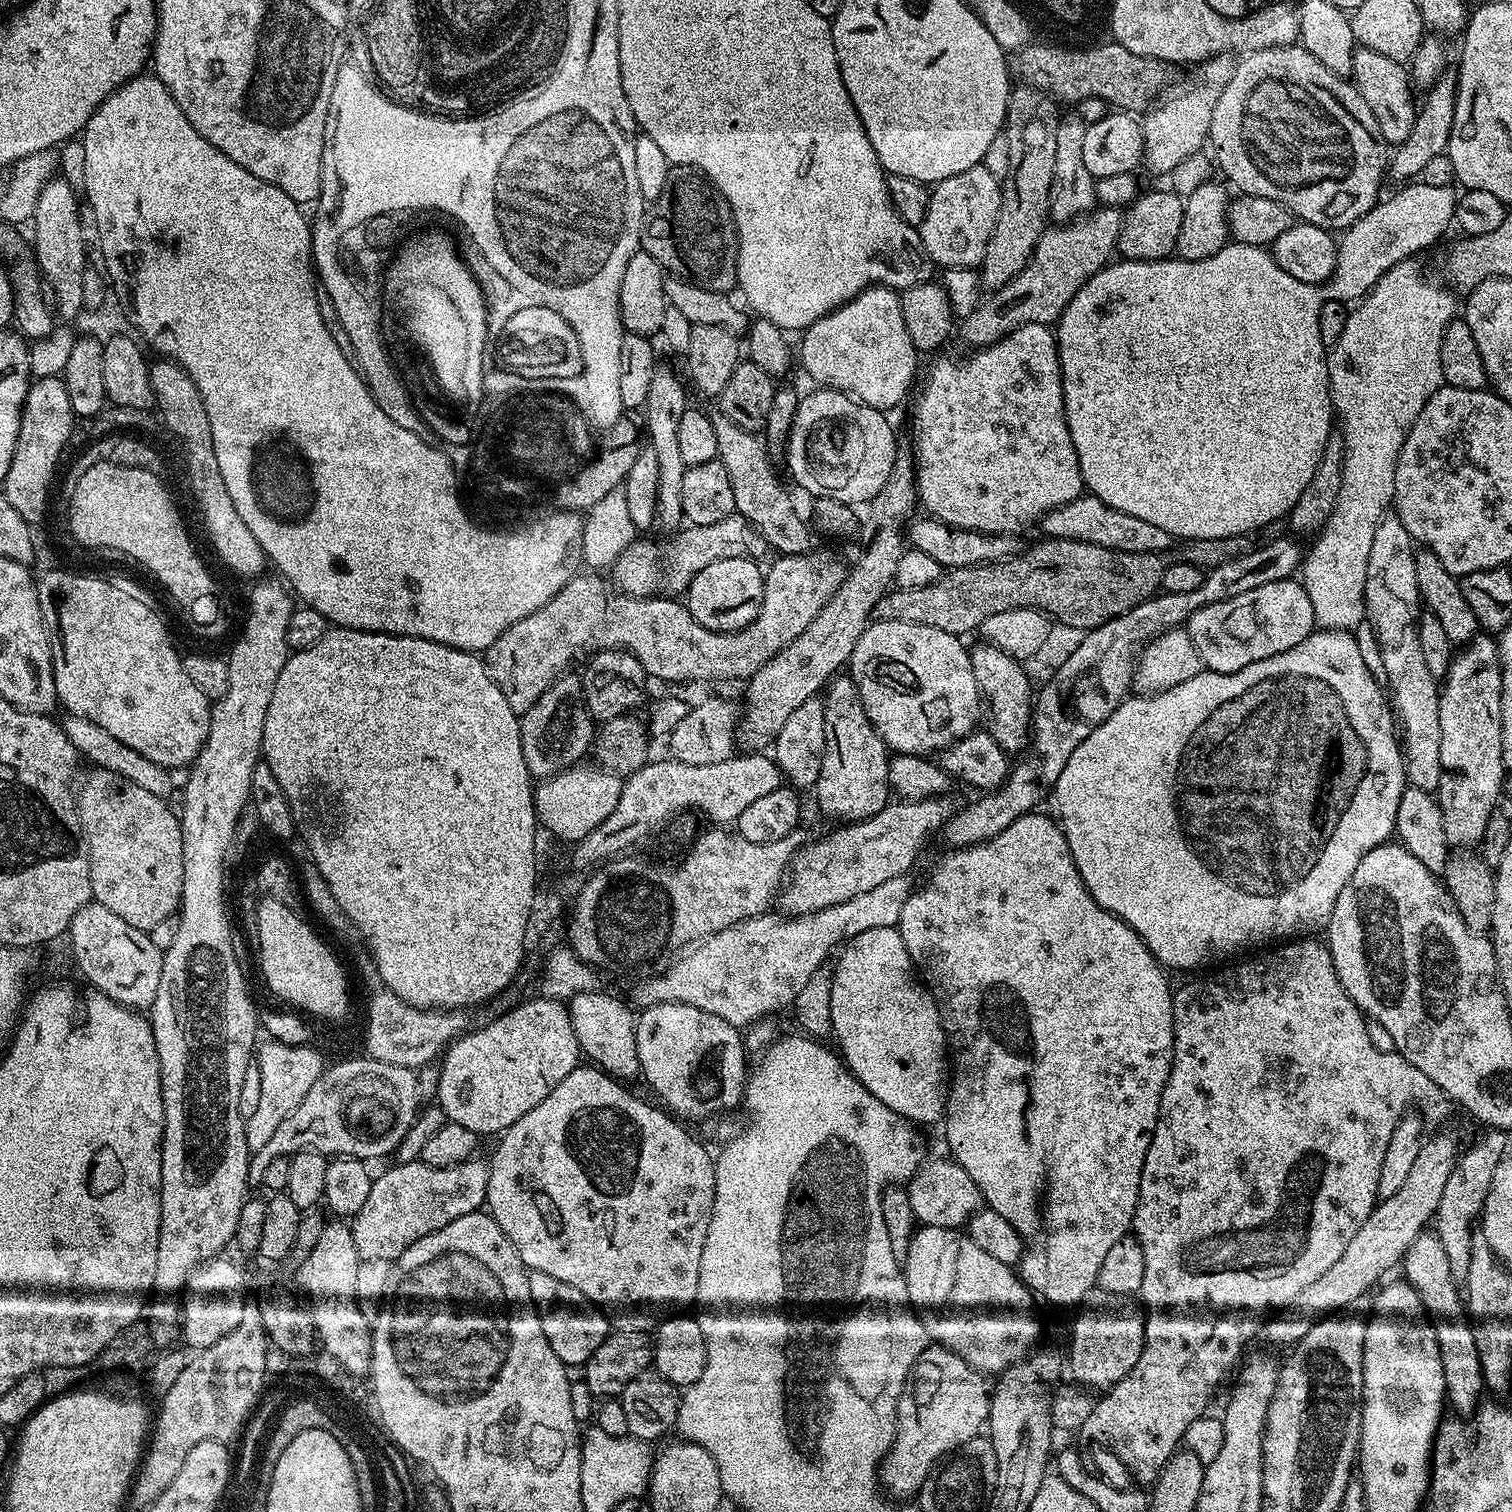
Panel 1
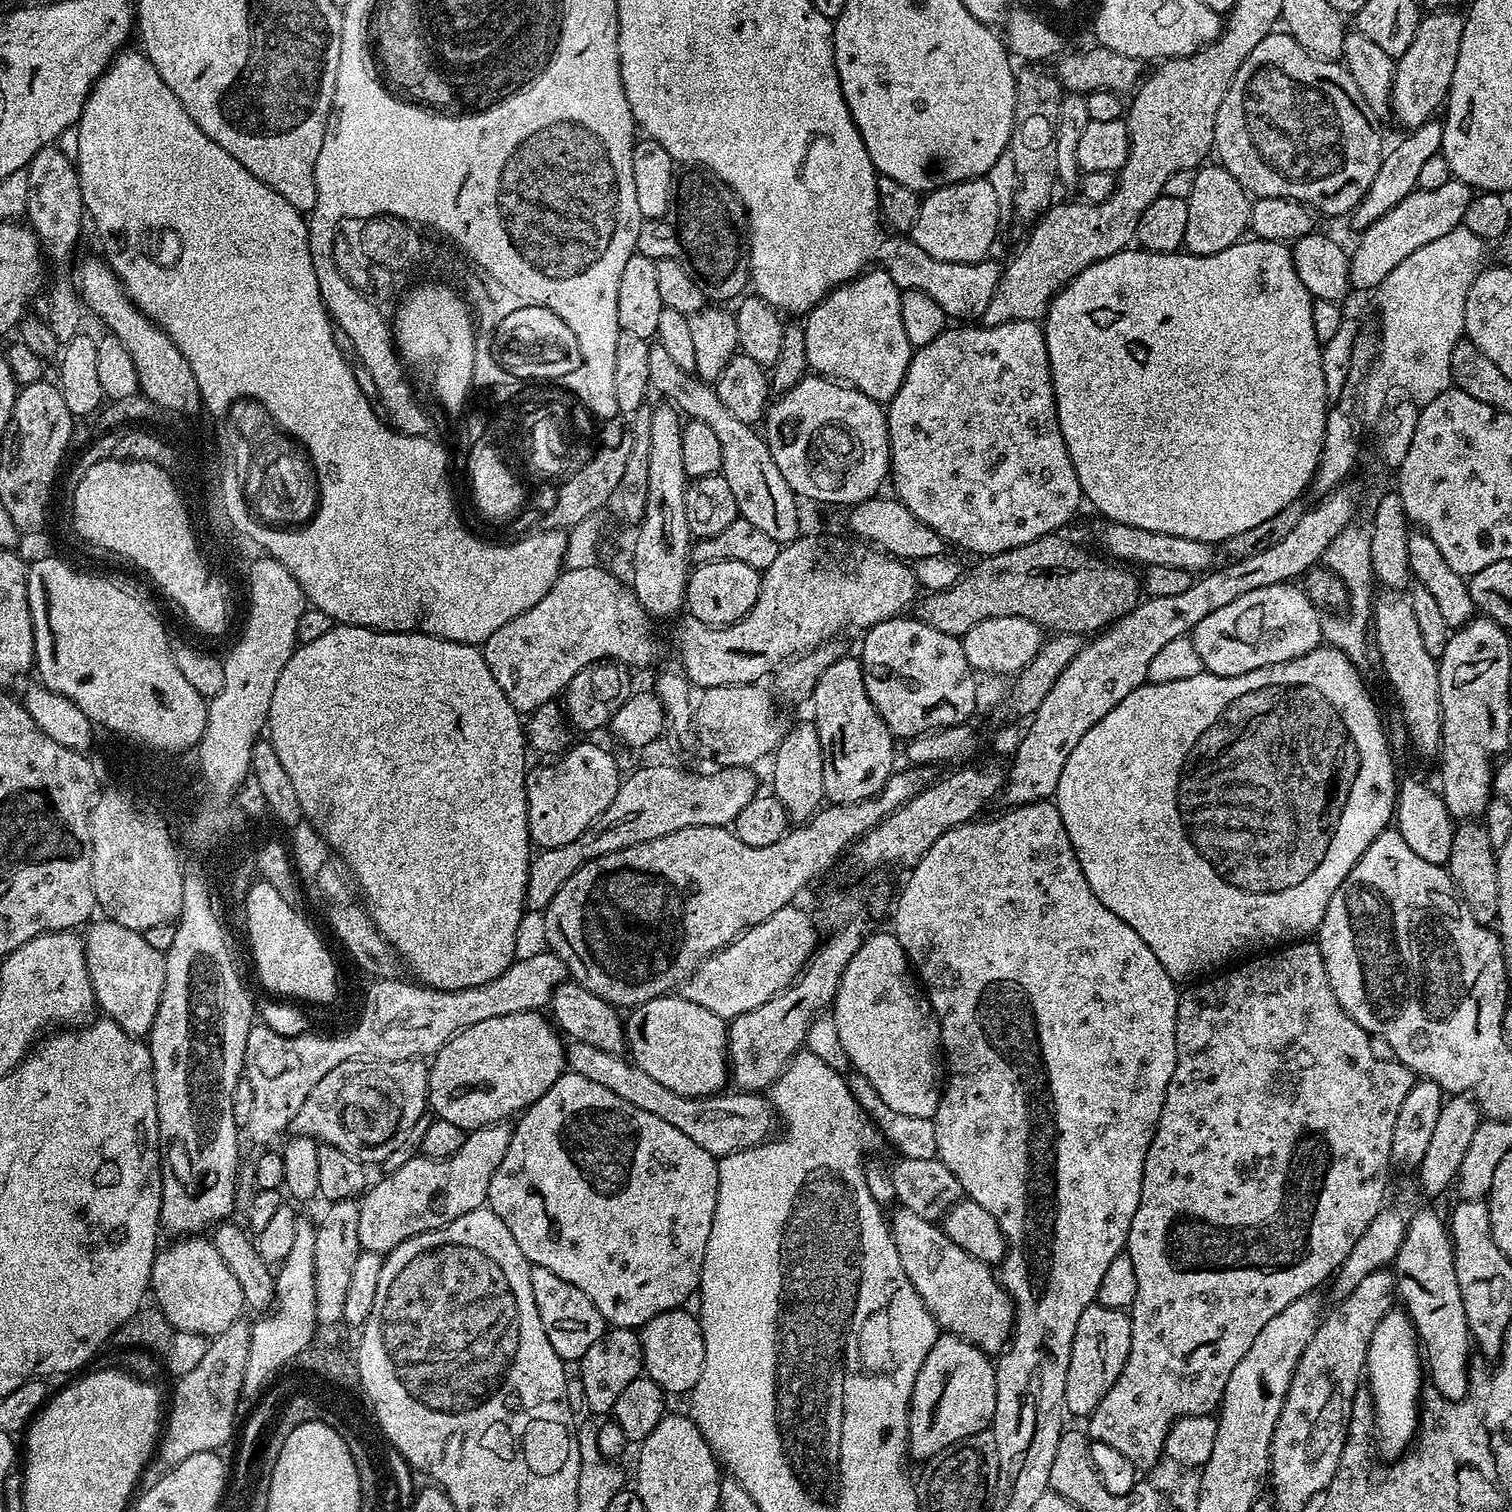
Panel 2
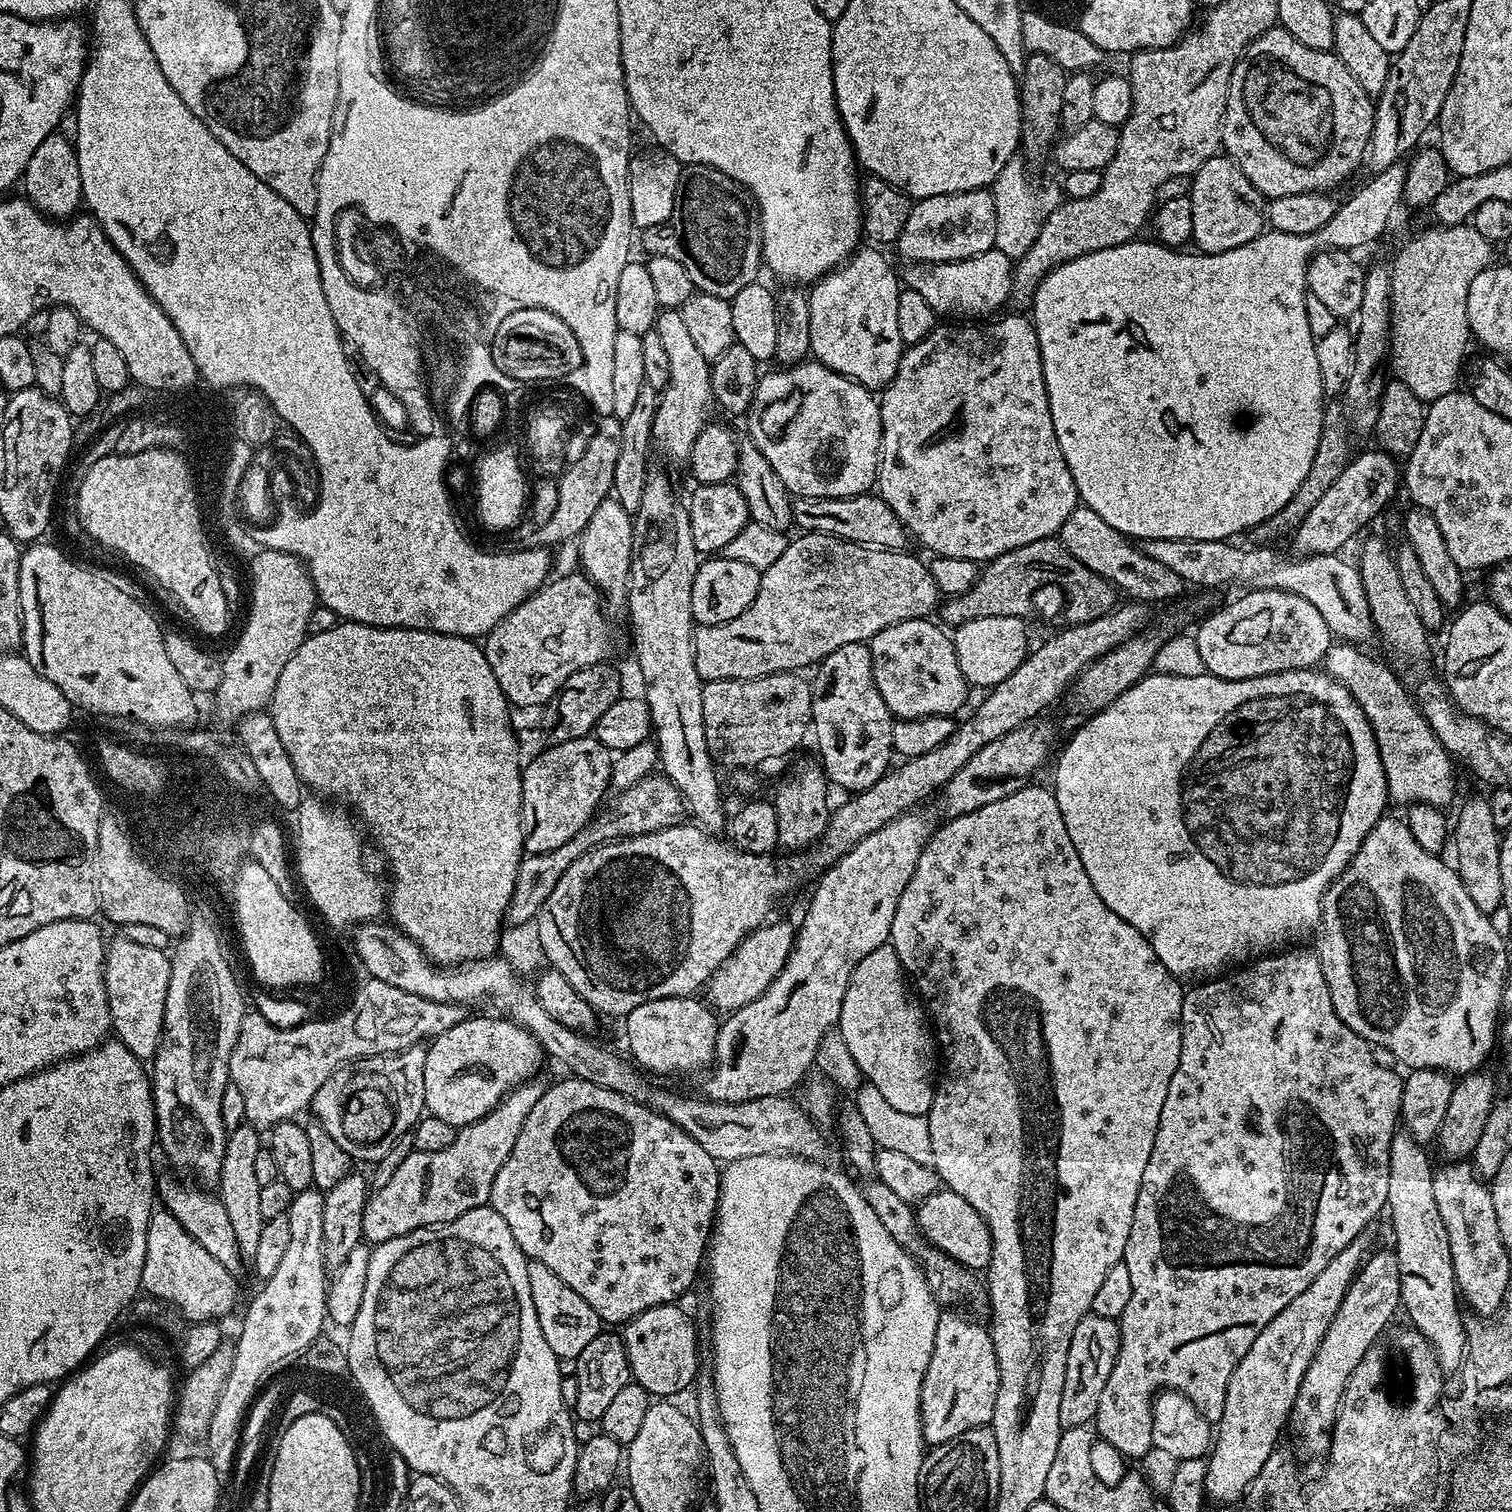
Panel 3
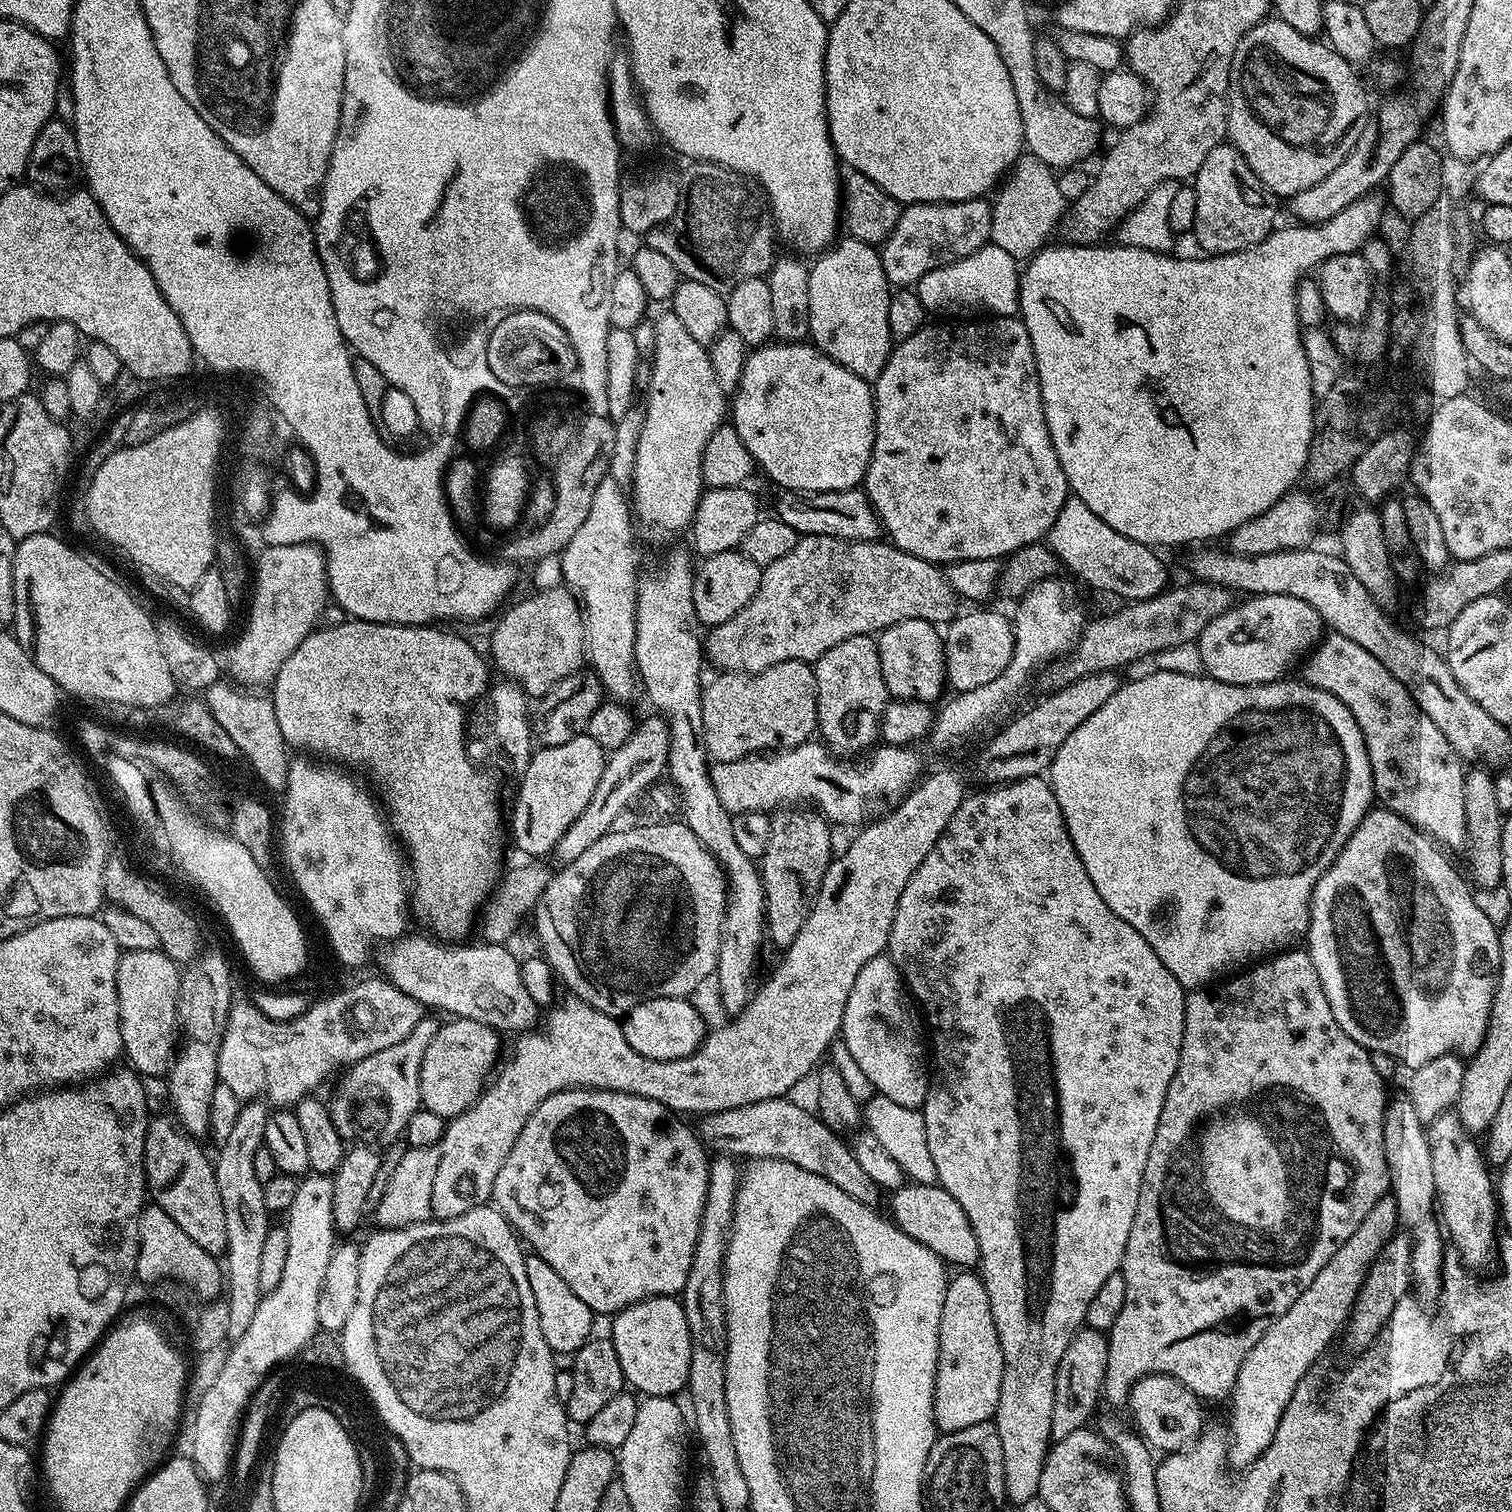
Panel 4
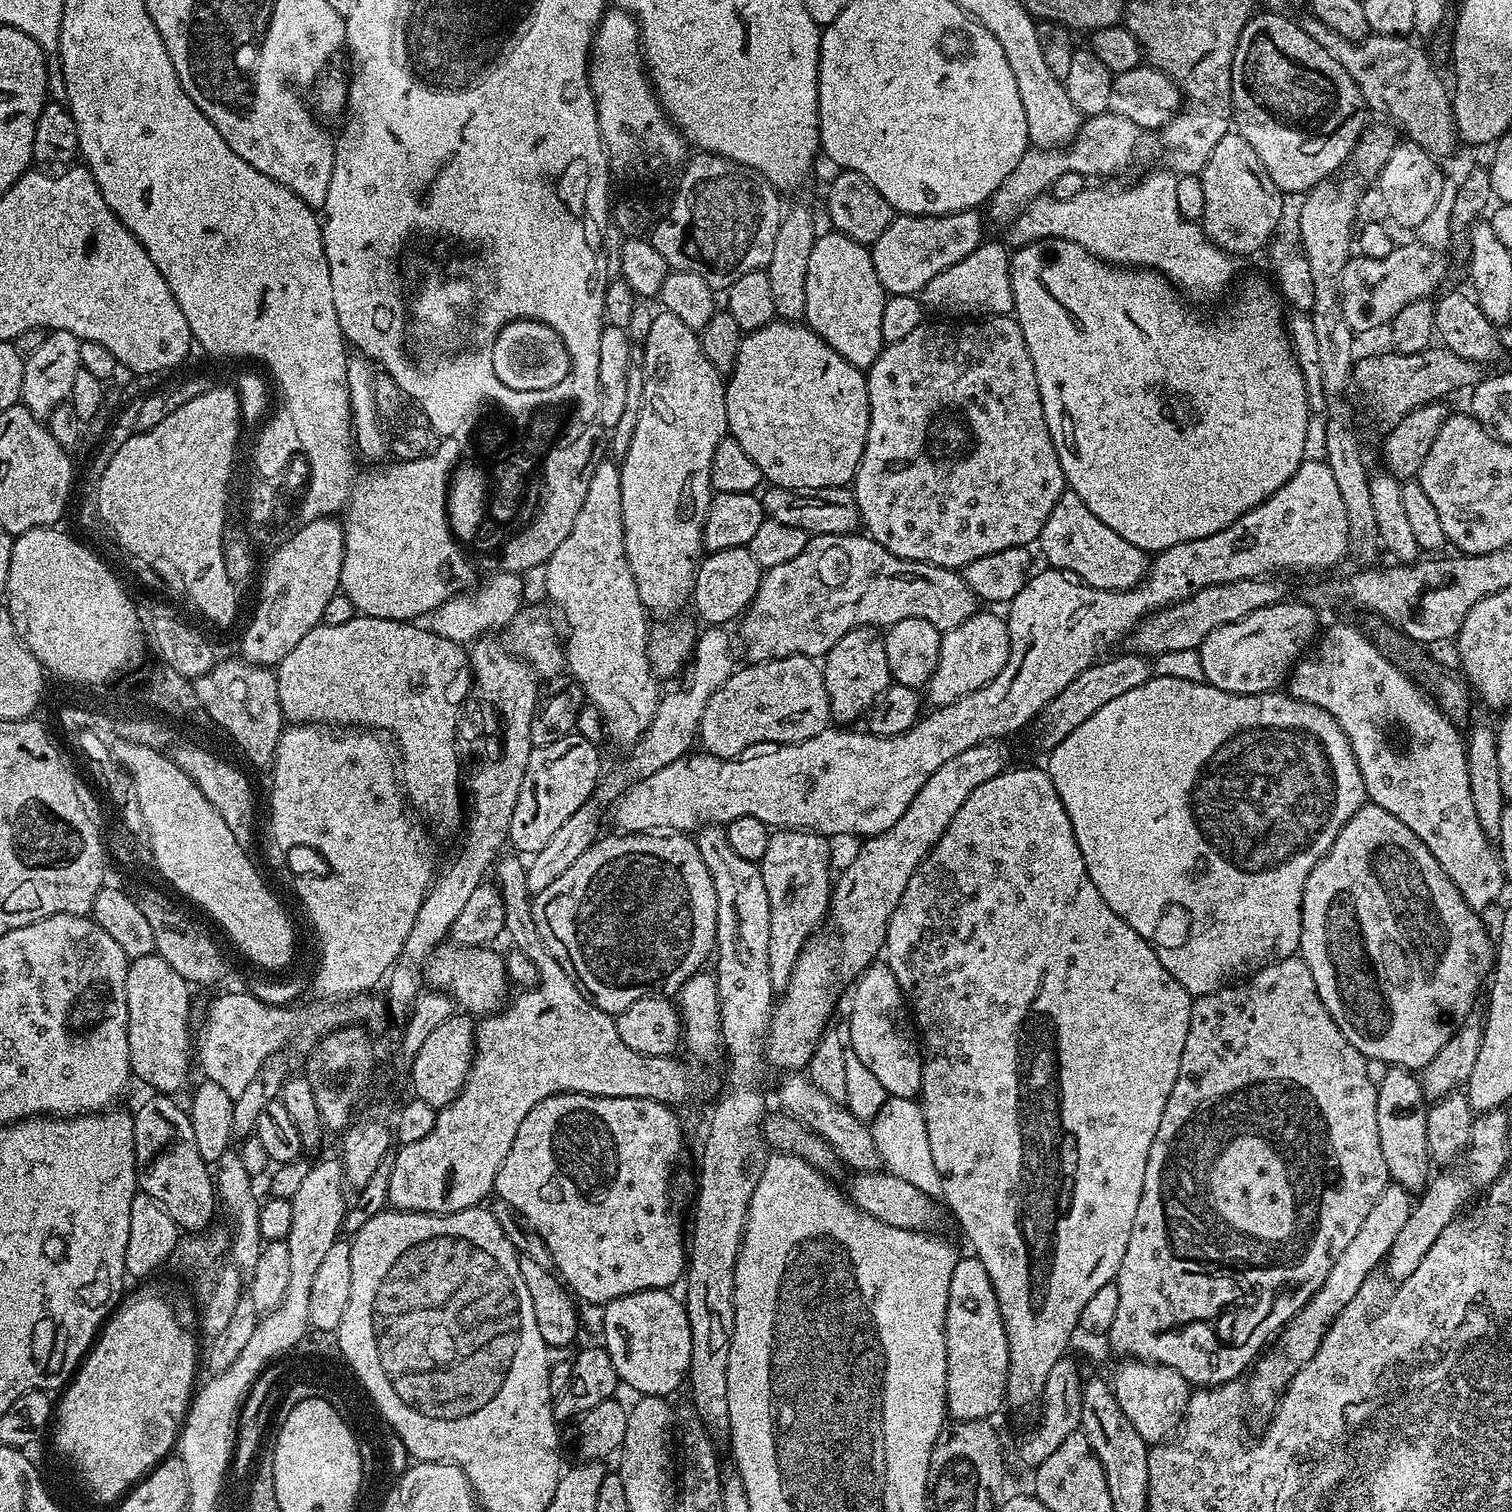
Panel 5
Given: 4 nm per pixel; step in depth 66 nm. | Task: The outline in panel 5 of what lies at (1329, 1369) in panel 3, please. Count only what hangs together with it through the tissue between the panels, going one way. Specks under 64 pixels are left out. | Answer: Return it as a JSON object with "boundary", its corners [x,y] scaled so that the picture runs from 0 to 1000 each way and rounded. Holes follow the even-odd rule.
{"boundary":[[[993,732],[978,736],[974,741],[972,754],[967,763],[967,769],[960,774],[950,774],[952,776],[950,778],[949,776],[942,783],[942,788],[938,789],[938,793],[934,797],[933,806],[930,806],[925,819],[922,819],[922,824],[919,824],[918,827],[917,838],[921,848],[929,847],[933,843],[935,843],[938,835],[943,832],[951,816],[954,816],[958,808],[966,804],[966,798],[970,795],[974,786],[983,786],[997,773],[995,772],[997,770],[997,738],[995,735]]]}

